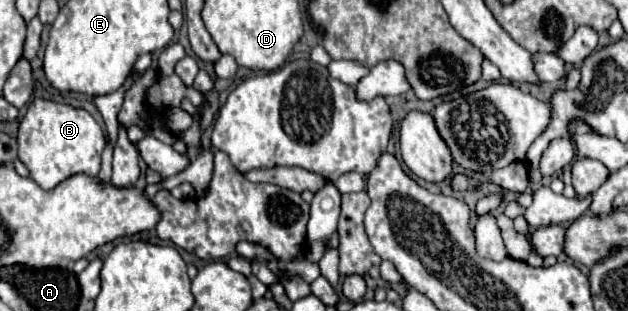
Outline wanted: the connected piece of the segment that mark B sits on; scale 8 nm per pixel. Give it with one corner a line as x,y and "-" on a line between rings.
39,98
33,100
25,112
25,118
21,120
17,144
19,160
29,168
31,178
43,190
51,190
75,174
95,178
101,166
101,152
107,146
103,130
87,110

